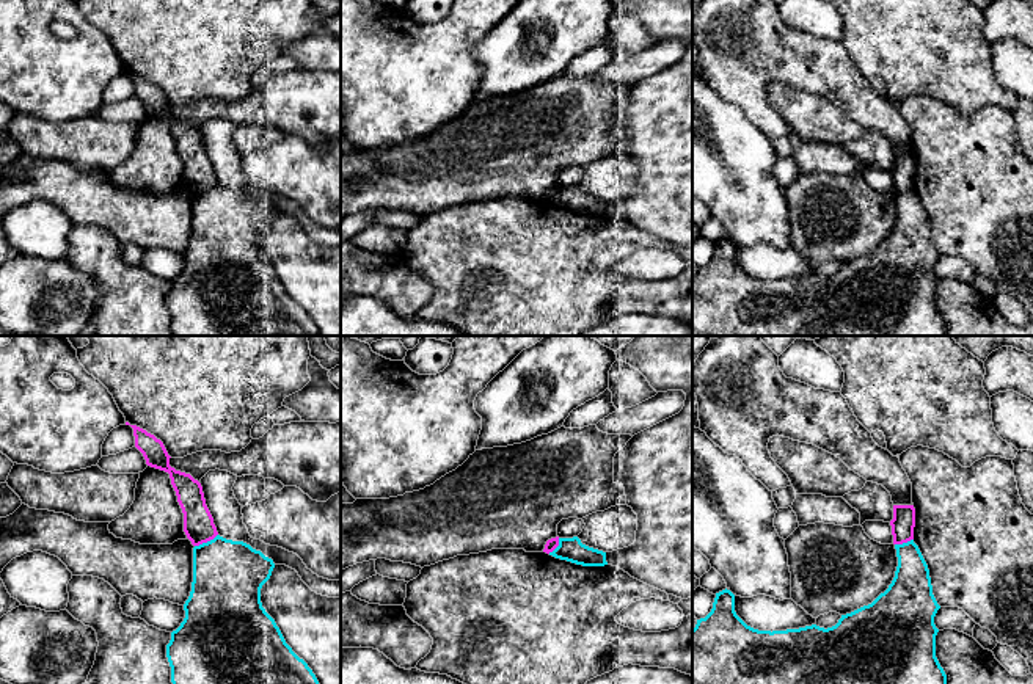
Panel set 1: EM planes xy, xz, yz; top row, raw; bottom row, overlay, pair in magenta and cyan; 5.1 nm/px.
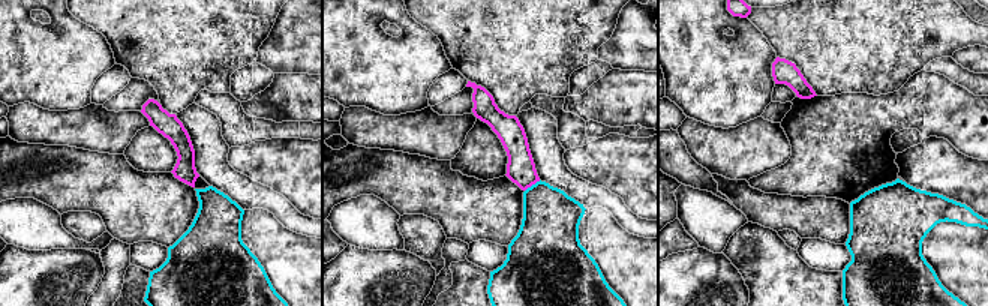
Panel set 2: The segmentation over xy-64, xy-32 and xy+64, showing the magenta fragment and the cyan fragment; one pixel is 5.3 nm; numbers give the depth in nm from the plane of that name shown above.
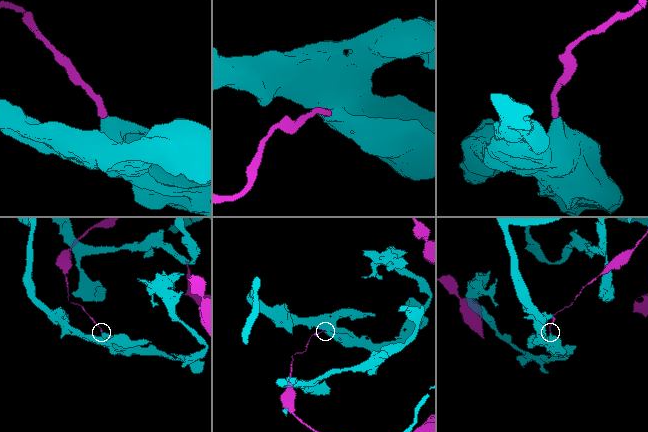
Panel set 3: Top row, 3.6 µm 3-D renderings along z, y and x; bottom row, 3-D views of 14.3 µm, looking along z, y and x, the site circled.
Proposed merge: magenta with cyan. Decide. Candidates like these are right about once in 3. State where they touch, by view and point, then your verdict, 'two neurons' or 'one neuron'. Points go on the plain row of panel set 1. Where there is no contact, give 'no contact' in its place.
xy (206, 190) | two neurons

